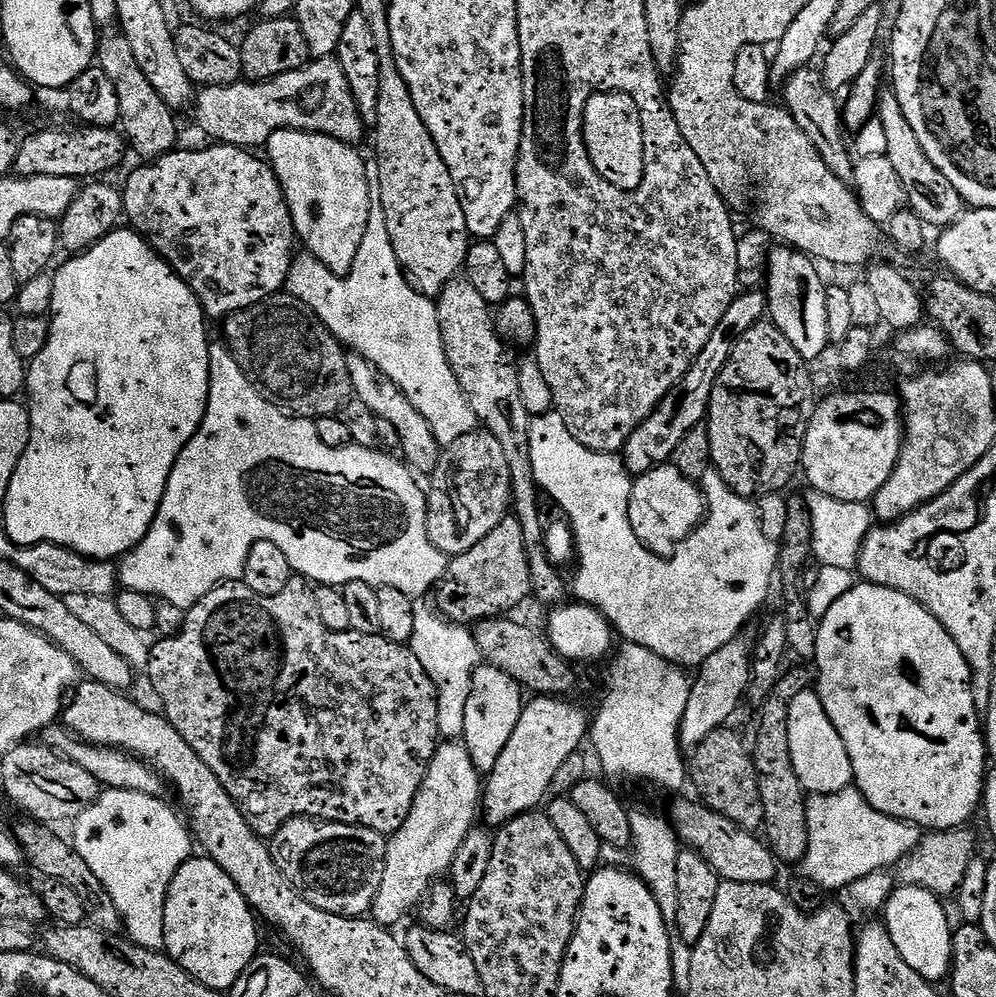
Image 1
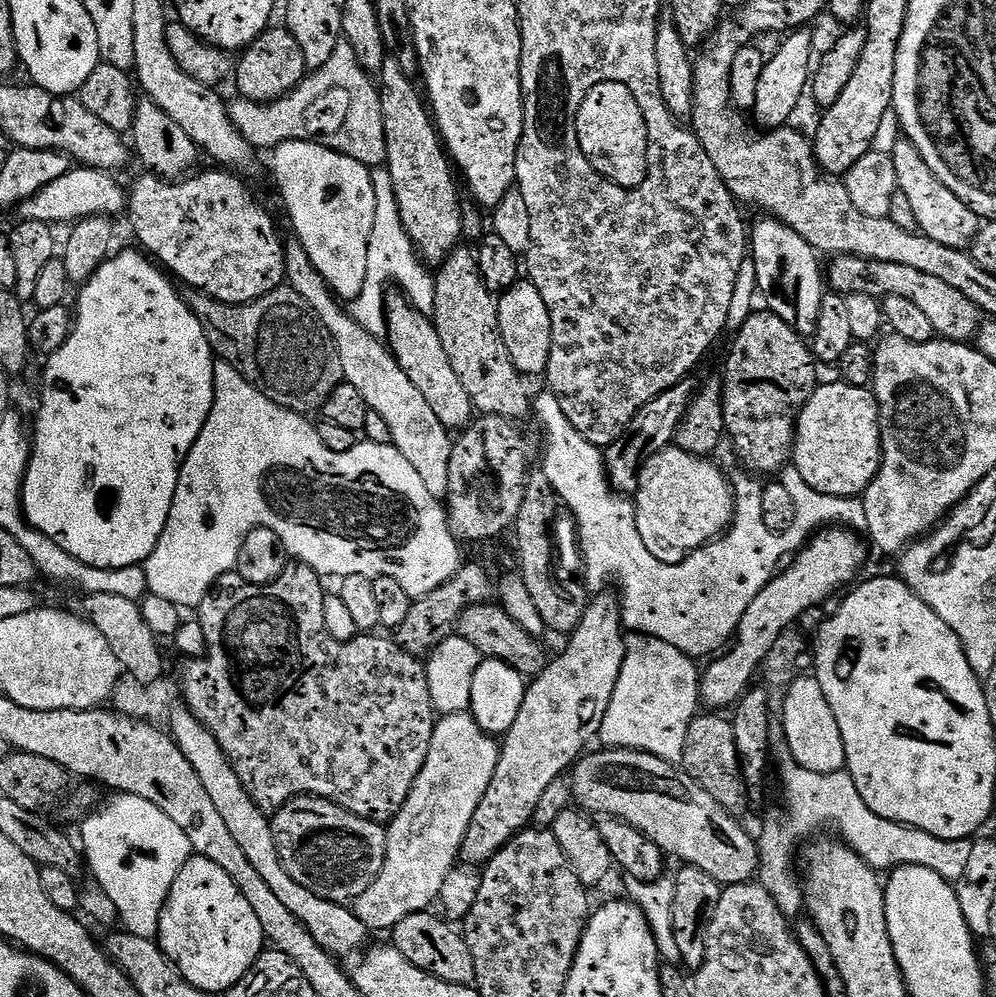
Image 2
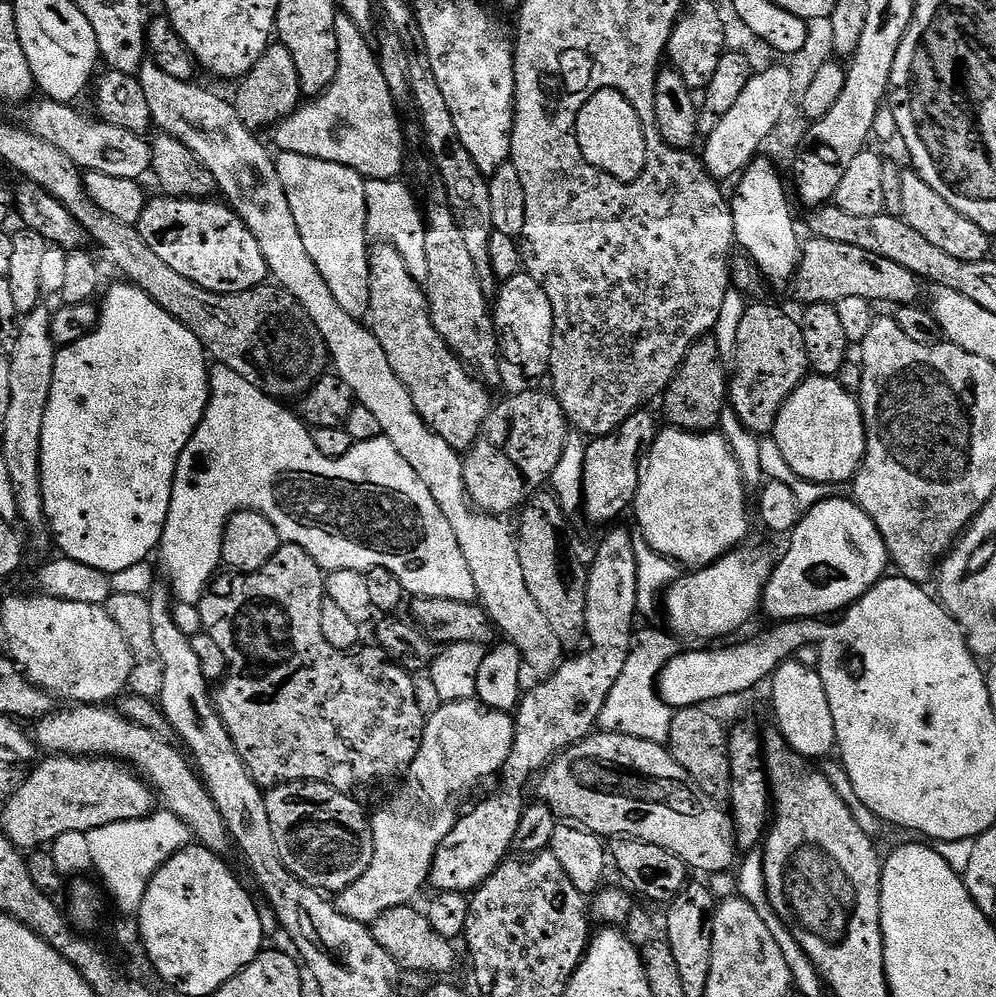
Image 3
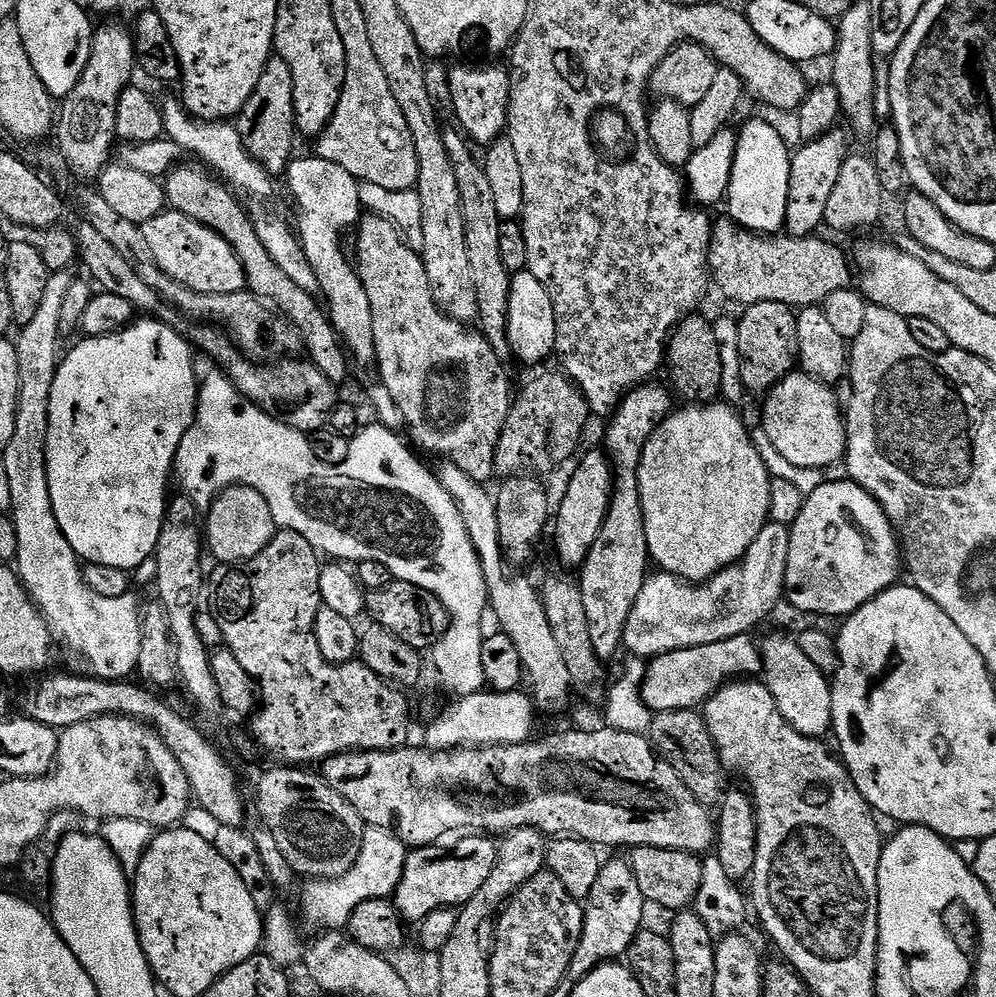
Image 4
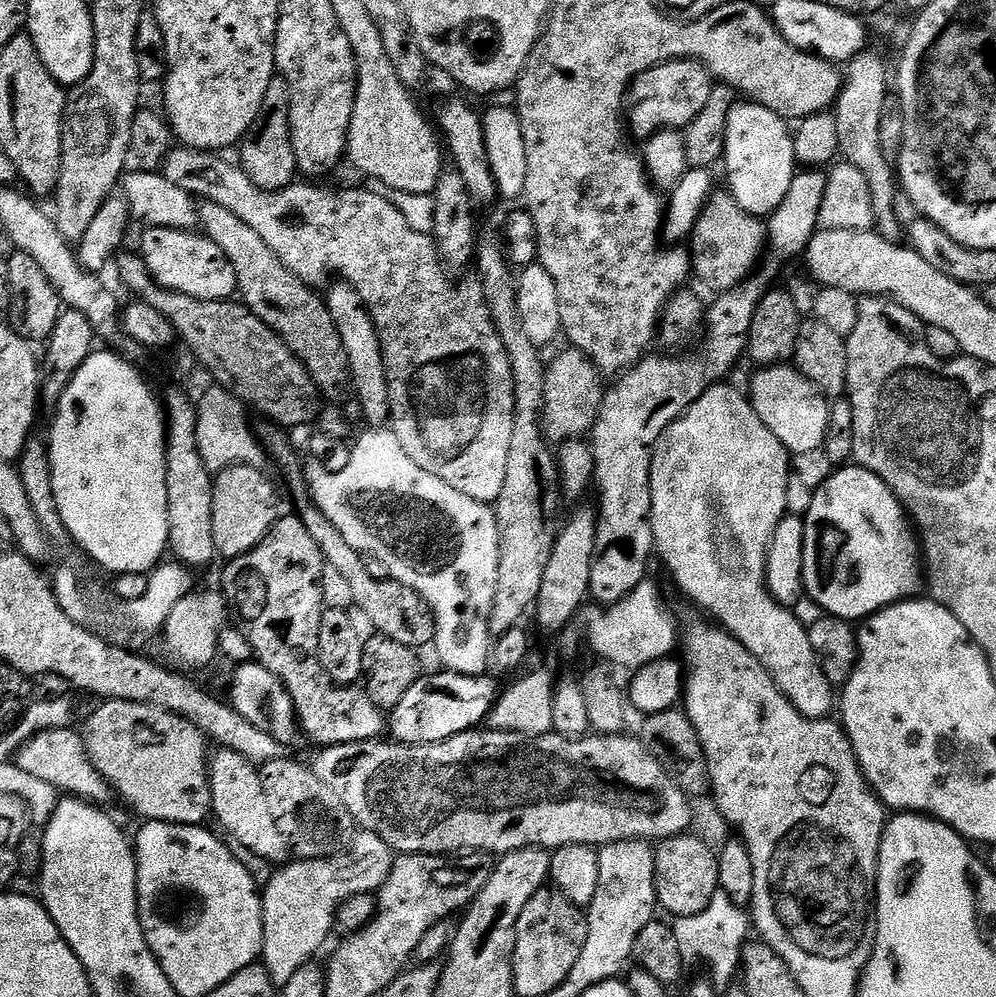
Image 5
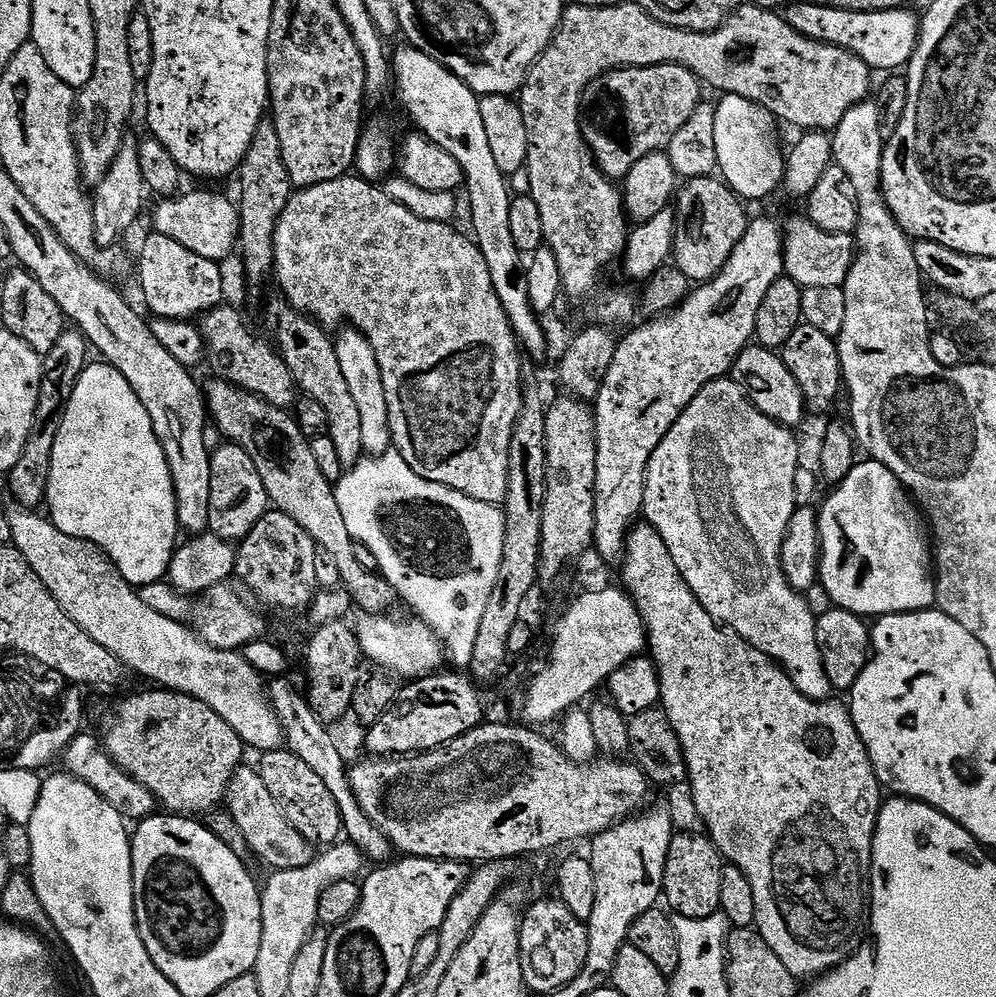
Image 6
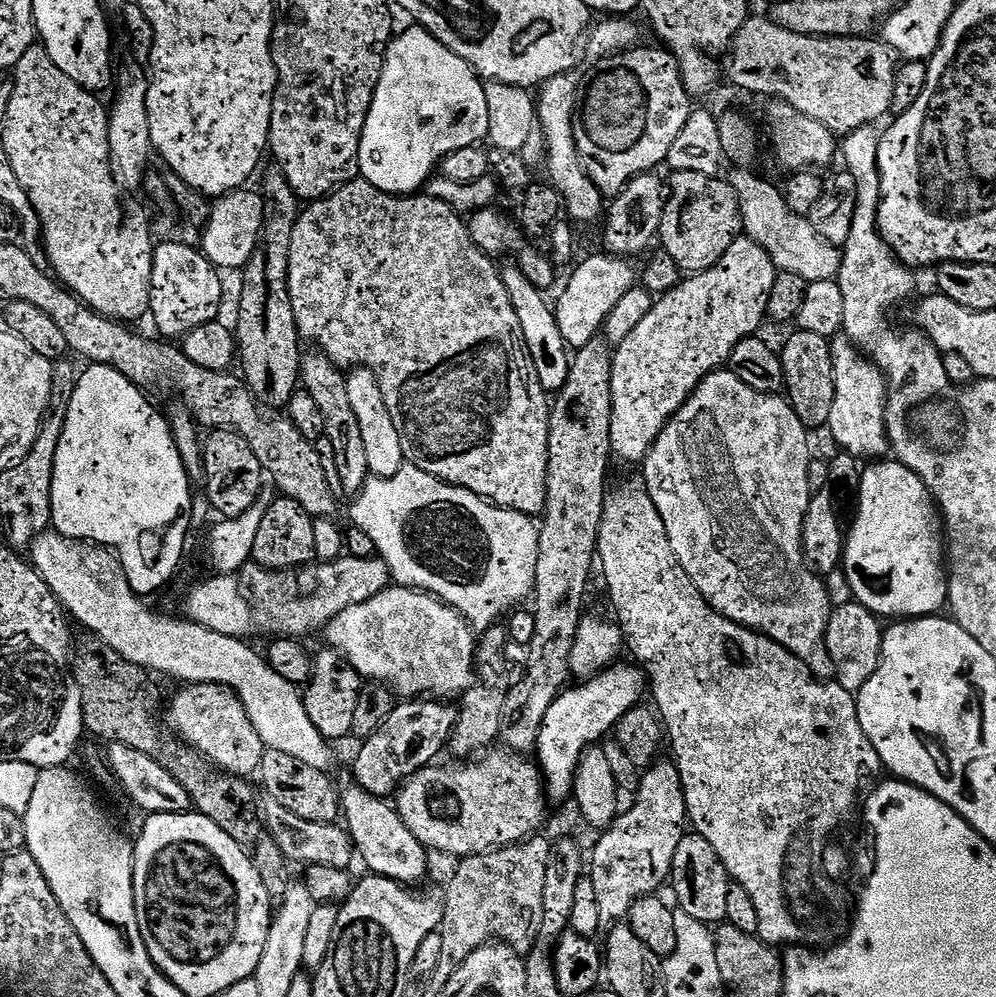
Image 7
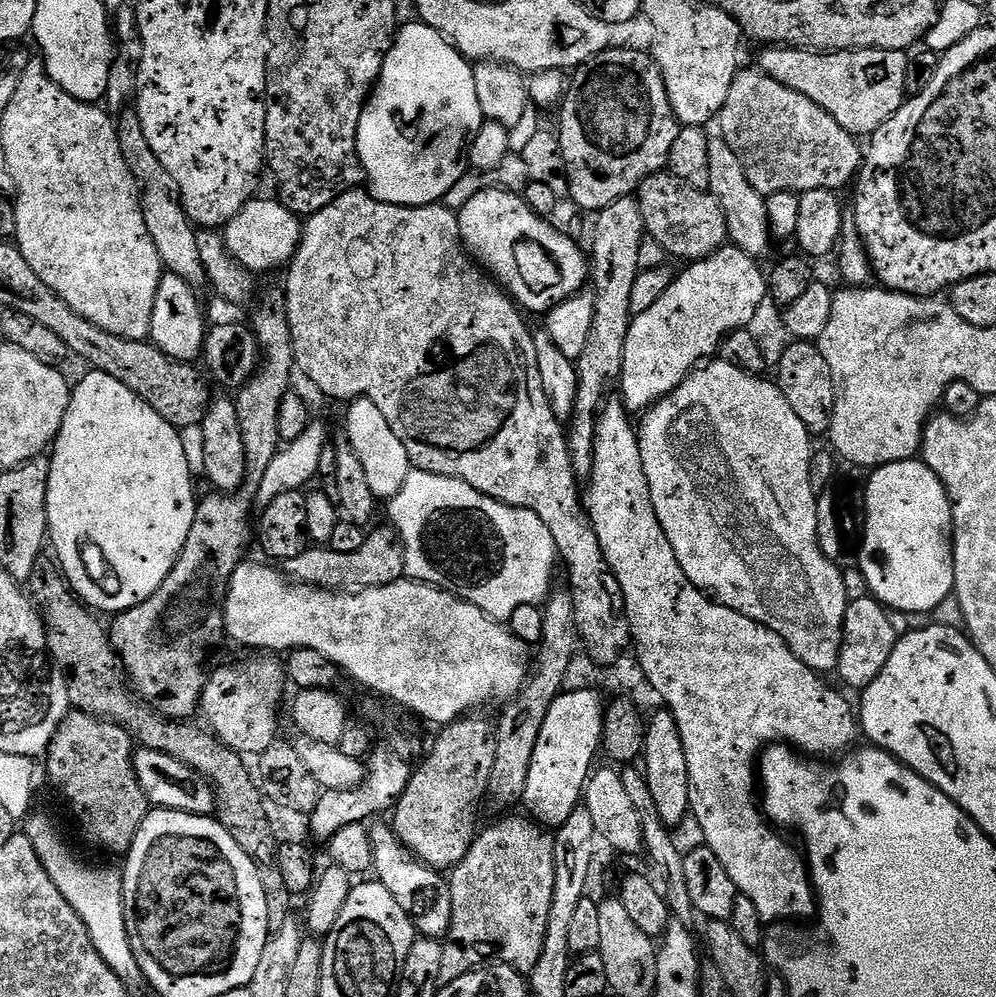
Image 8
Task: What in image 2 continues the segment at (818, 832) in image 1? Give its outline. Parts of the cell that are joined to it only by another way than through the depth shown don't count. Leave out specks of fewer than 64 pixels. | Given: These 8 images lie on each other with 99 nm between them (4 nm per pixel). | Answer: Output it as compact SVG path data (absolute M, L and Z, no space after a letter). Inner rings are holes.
M779 715L770 718L770 742L772 743L771 759L780 767L780 784L784 787L784 808L776 808L764 820L764 829L758 832L760 864L758 882L774 898L785 917L794 920L803 909L803 889L797 873L794 874L794 858L799 855L803 844L810 838L811 832L824 828L829 824L837 828L839 839L861 856L871 868L891 870L907 864L926 866L934 870L941 878L955 882L967 865L973 841L943 840L934 838L934 834L926 834L926 830L911 828L898 822L890 822L886 818L878 818L866 802L862 802L862 794L858 794L858 786L854 786L854 778L847 770L818 774L814 770L806 770L792 756L788 749L784 722Z

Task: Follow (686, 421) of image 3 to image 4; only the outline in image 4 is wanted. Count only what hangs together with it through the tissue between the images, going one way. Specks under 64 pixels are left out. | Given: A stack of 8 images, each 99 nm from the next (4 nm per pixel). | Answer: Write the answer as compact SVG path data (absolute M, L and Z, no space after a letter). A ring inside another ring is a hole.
M701 314L687 316L676 325L675 332L668 337L666 353L666 372L672 375L670 388L689 405L710 404L726 384L724 376L724 356L720 353L720 336L712 329L712 324Z

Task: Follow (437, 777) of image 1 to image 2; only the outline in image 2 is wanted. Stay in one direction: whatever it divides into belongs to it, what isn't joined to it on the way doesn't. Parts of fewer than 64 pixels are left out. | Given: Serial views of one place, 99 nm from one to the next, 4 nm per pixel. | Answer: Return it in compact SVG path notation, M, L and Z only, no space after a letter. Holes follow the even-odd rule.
M468 712L441 715L437 719L436 729L430 738L430 754L426 754L426 762L406 802L400 807L399 814L393 816L387 825L388 853L382 870L378 878L374 878L366 894L362 894L354 902L356 916L373 933L387 933L396 928L402 918L415 912L427 912L439 901L442 881L461 859L460 847L464 845L470 818L474 818L474 810L478 810L478 802L482 802L482 794L486 794L486 786L490 786L490 778L494 778L499 757L500 744L497 737L483 732L476 719Z

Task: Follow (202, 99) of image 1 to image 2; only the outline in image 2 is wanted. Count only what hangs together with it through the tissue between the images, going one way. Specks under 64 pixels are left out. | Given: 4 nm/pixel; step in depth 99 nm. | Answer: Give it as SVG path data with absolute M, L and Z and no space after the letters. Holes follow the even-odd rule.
M343 38L334 46L330 62L309 71L290 95L272 104L236 98L228 104L228 113L242 138L256 150L271 150L287 140L315 140L373 170L379 169L379 164L381 167L388 158L377 81L354 58L354 50Z

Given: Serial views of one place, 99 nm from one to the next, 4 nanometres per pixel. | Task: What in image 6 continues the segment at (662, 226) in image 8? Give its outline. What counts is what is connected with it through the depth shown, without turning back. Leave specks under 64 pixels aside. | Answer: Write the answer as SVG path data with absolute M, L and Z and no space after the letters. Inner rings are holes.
M715 175L683 181L674 200L676 242L672 254L675 268L682 270L690 282L713 280L726 266L750 223L750 215L744 208L747 208L745 201Z

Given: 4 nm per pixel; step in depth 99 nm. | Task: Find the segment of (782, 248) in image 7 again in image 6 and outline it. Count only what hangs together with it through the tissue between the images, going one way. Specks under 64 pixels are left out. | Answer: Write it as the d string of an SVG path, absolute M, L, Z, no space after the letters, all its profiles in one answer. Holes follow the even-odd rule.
M803 215L796 216L782 228L784 237L784 271L799 288L843 288L856 258L856 242L849 234L830 234Z

